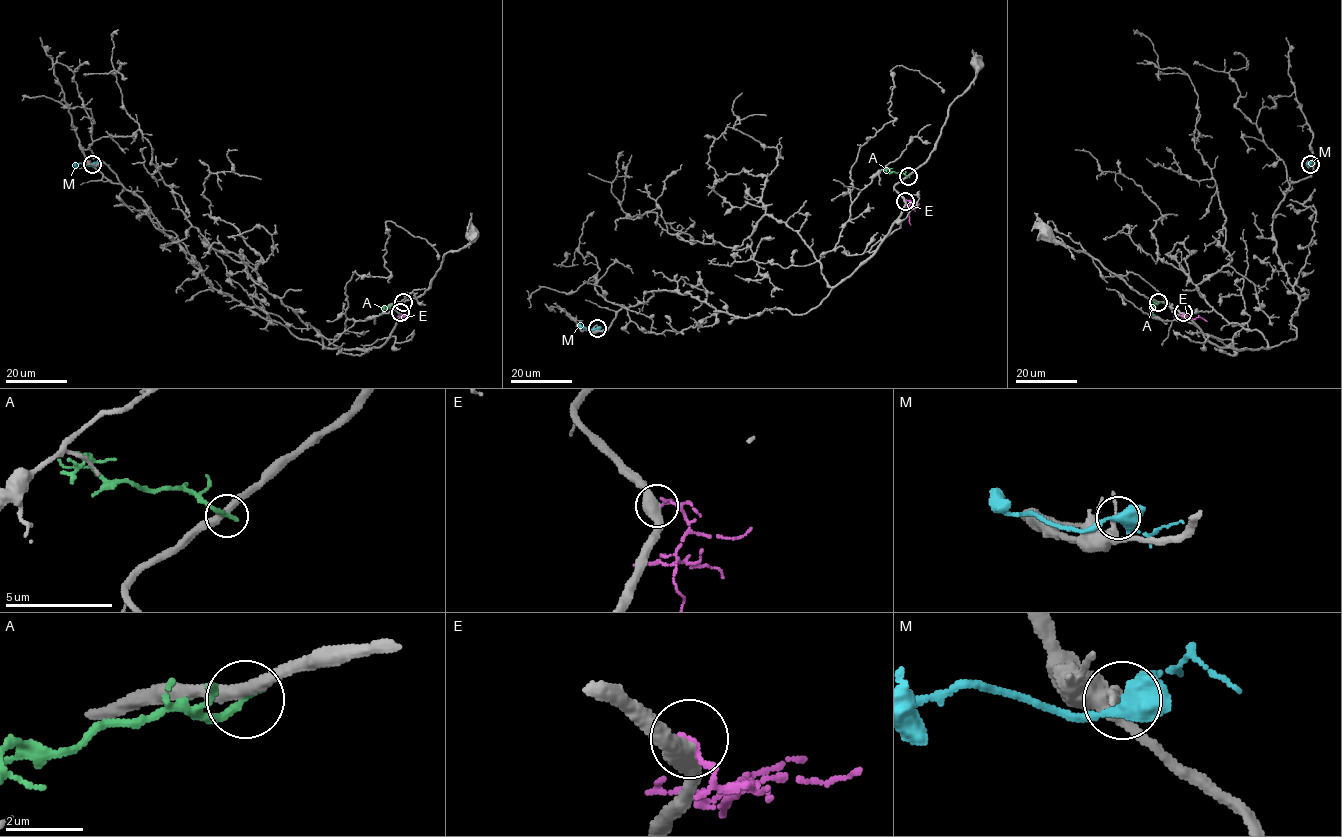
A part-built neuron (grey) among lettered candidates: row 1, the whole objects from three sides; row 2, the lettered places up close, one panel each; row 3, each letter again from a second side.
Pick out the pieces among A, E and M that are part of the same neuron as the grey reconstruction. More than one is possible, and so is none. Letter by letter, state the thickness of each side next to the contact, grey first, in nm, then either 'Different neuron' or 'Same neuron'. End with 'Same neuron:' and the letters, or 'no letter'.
A: Thickness 320 nm (grey) against 240 nm. Different neuron
E: Thickness 480 nm (grey) against 130 nm. Different neuron
M: Thickness 320 nm (grey) against 400 nm. Different neuron
Same neuron: no letter

